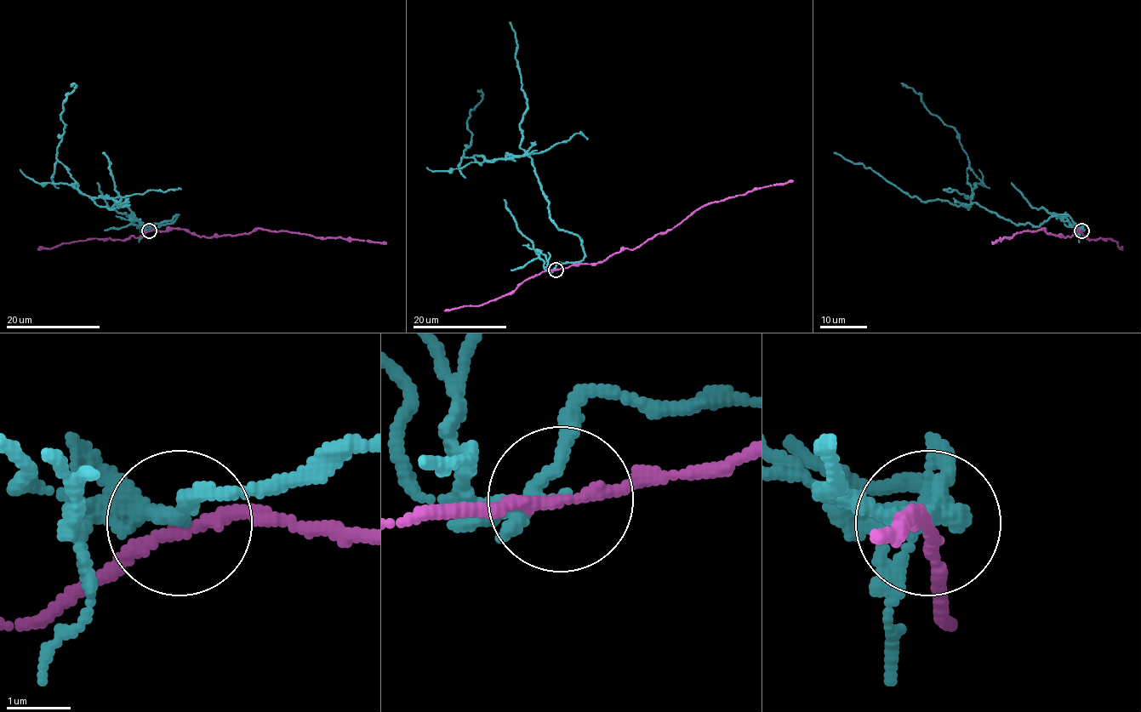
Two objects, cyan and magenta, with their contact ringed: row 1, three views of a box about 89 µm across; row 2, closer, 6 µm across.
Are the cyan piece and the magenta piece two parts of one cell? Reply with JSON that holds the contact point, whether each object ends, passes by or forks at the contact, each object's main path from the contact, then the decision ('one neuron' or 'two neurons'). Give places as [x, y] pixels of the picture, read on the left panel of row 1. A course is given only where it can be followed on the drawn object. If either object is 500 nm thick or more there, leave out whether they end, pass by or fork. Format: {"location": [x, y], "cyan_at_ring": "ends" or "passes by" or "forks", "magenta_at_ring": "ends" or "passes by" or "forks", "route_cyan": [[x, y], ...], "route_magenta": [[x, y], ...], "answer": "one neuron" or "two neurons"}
{"location": [149, 230], "cyan_at_ring": "passes by", "magenta_at_ring": "passes by", "route_cyan": [[149, 230], [179, 214], [146, 226], [125, 202], [99, 207], [56, 156], [60, 112], [75, 88], [70, 86]], "route_magenta": [[149, 230], [185, 228], [208, 237], [248, 234], [264, 228], [316, 237], [386, 243]], "answer": "two neurons"}

